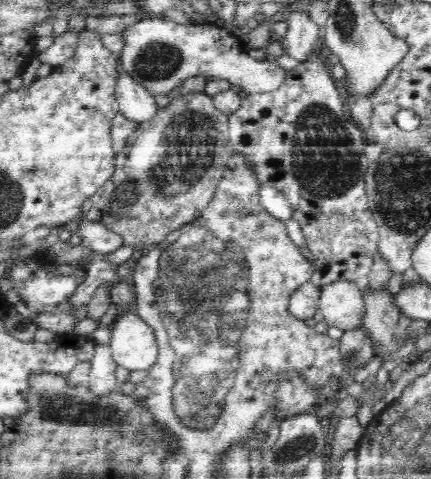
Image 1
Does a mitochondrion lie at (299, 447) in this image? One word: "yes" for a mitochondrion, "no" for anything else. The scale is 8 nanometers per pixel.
yes

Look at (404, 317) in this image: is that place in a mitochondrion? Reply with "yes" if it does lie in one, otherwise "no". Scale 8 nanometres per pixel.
no

